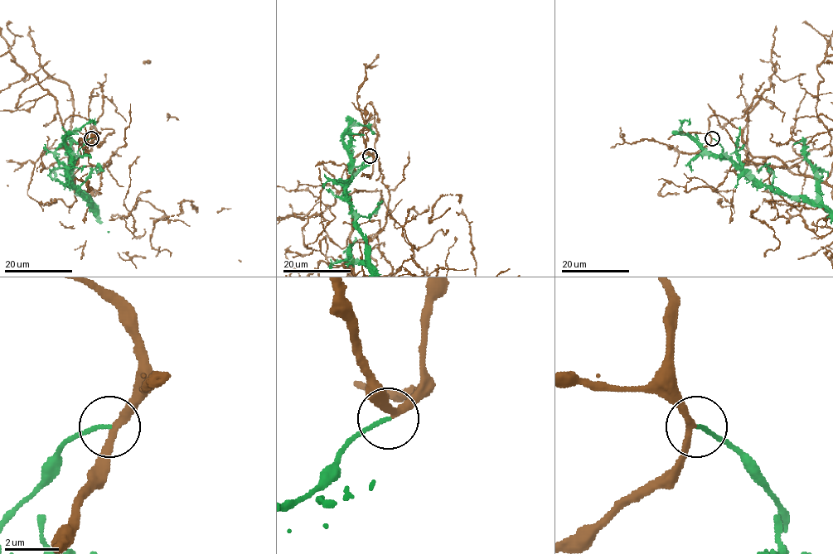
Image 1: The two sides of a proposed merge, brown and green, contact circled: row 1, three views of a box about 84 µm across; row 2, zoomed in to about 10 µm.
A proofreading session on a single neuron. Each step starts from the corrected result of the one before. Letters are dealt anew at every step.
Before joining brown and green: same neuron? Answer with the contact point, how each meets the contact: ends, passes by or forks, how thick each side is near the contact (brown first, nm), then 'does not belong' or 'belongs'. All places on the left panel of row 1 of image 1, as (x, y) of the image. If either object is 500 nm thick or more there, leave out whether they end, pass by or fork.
place (91, 138); brown passes by; green ends; calibres 240 and 130 nm; does not belong

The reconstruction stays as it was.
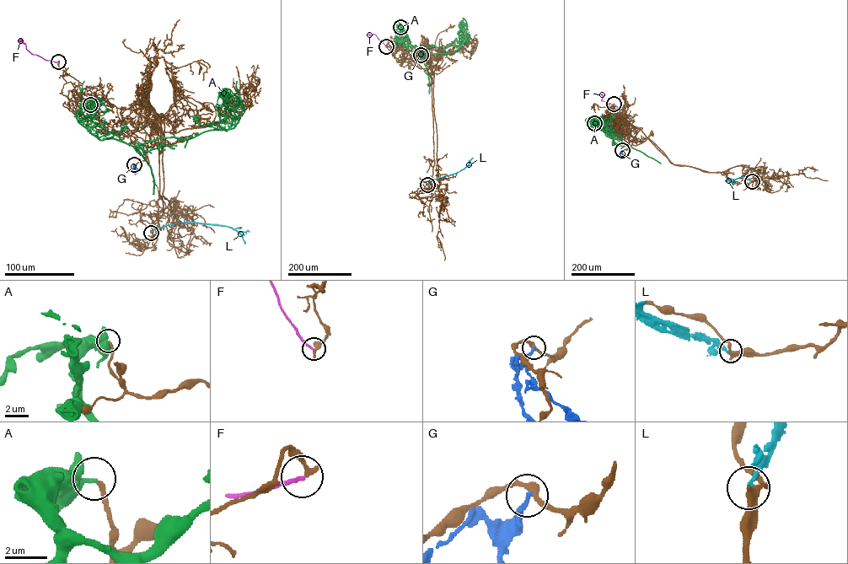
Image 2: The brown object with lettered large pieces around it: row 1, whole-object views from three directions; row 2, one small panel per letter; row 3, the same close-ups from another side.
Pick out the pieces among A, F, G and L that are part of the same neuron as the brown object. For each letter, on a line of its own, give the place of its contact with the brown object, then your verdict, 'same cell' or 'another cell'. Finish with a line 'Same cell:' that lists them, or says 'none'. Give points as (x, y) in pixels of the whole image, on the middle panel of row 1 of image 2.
A: (400, 27) | another cell
F: (386, 46) | another cell
G: (421, 55) | another cell
L: (427, 185) | another cell
Same cell: none

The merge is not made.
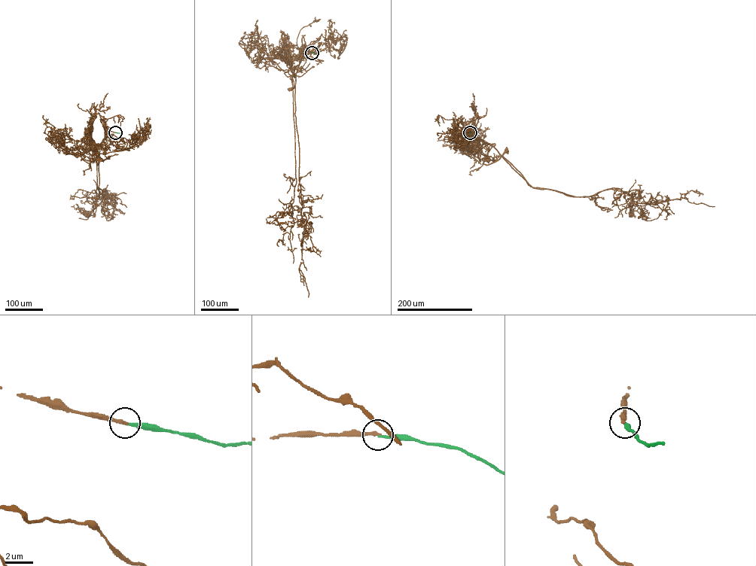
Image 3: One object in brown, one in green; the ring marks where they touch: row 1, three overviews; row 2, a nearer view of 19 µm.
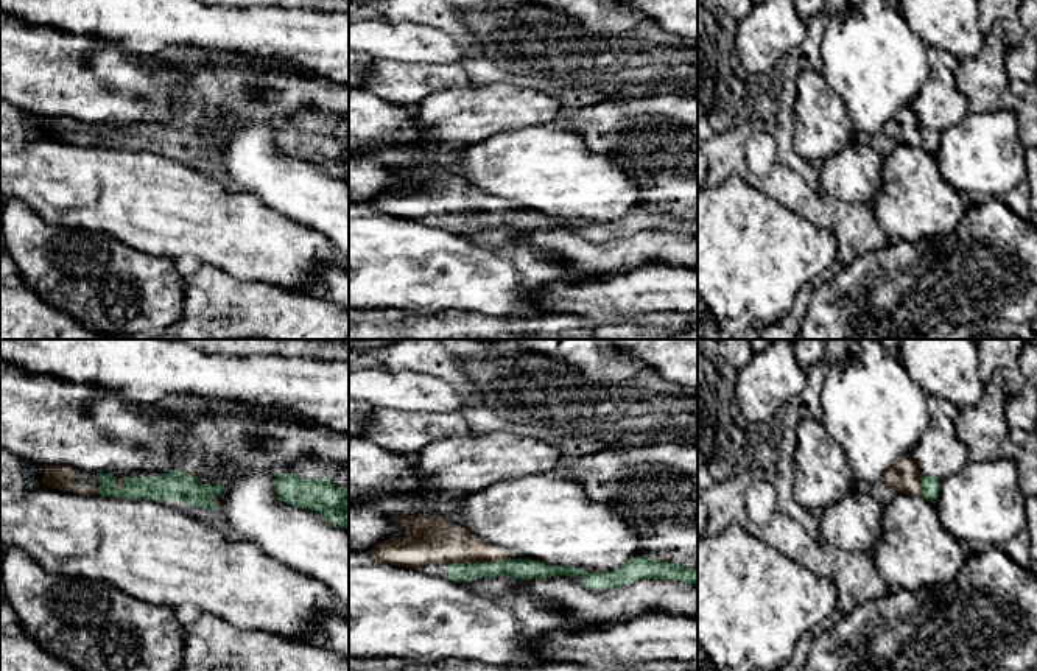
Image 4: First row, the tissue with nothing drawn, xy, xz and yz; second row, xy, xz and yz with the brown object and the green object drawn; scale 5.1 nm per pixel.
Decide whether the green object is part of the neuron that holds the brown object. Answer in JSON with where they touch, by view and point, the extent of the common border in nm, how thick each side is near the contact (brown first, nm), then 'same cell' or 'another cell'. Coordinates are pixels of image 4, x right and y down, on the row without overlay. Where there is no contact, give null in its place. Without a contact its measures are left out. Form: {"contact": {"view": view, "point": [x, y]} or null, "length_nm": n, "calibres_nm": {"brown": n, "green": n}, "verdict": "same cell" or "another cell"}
{"contact": {"view": "xz", "point": [491, 212]}, "length_nm": 220, "calibres_nm": {"brown": 200, "green": 110}, "verdict": "same cell"}

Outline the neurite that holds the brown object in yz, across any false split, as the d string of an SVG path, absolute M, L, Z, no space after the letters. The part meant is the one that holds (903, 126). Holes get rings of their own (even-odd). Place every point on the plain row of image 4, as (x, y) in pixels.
M911 106L902 107L883 128L883 132L895 143L922 148L930 154L939 149L940 132L931 128L922 128Z

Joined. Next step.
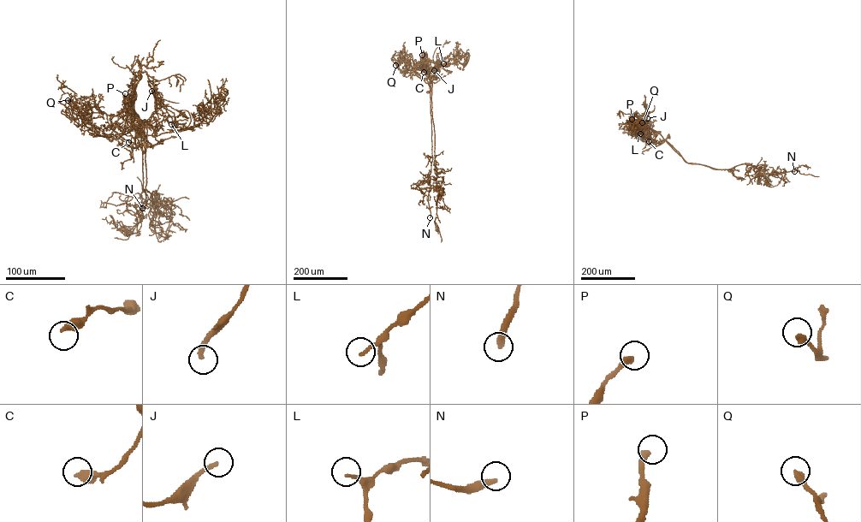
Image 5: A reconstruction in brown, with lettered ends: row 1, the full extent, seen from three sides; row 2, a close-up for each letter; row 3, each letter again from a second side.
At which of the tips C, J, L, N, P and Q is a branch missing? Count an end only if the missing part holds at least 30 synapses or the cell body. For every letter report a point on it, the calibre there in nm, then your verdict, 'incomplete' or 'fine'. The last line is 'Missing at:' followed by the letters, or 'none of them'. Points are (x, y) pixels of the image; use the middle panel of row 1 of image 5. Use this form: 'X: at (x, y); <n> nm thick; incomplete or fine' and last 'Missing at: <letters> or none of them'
C: at (424, 72); 480 nm thick; fine
J: at (434, 70); 240 nm thick; incomplete
L: at (443, 63); 160 nm thick; fine
N: at (430, 217); 320 nm thick; incomplete
P: at (422, 55); 280 nm thick; fine
Q: at (395, 65); 300 nm thick; incomplete
Missing at: J, N, Q

